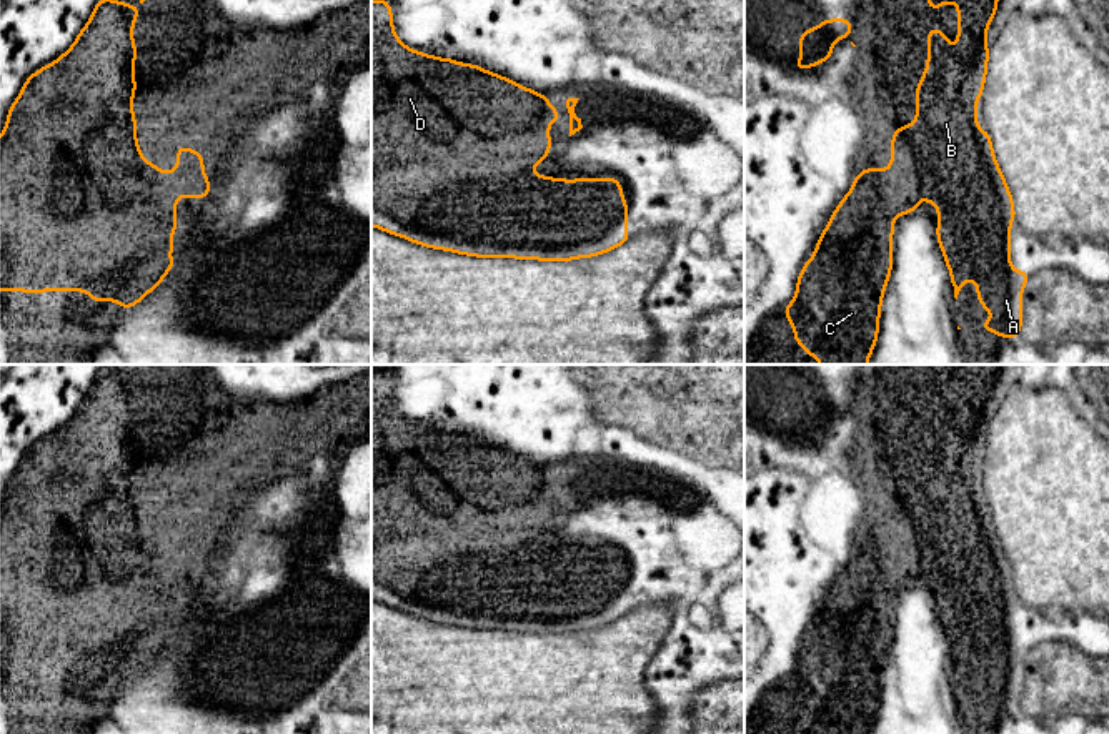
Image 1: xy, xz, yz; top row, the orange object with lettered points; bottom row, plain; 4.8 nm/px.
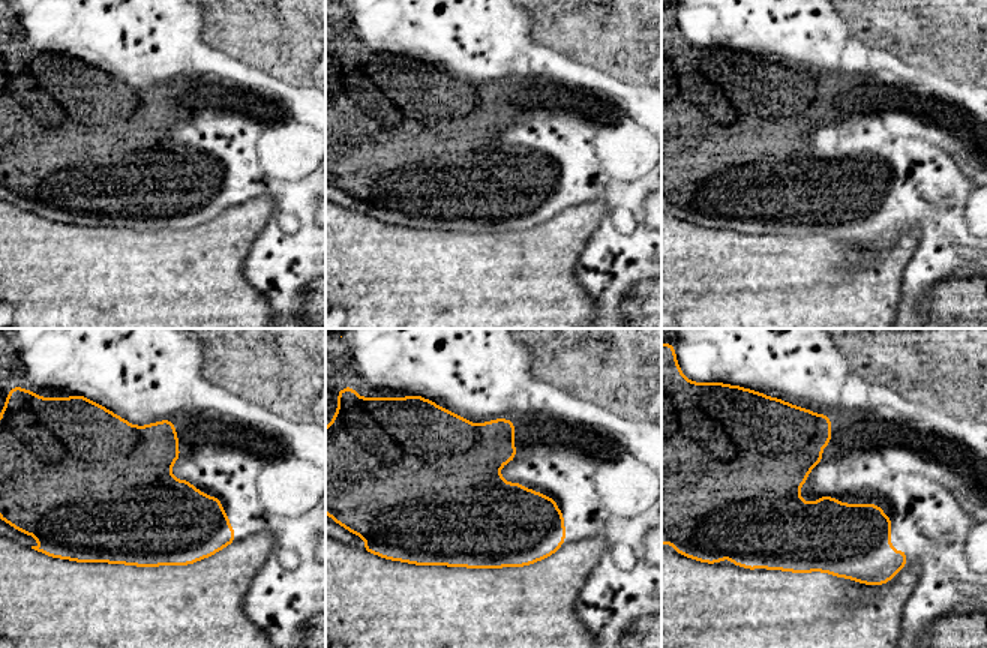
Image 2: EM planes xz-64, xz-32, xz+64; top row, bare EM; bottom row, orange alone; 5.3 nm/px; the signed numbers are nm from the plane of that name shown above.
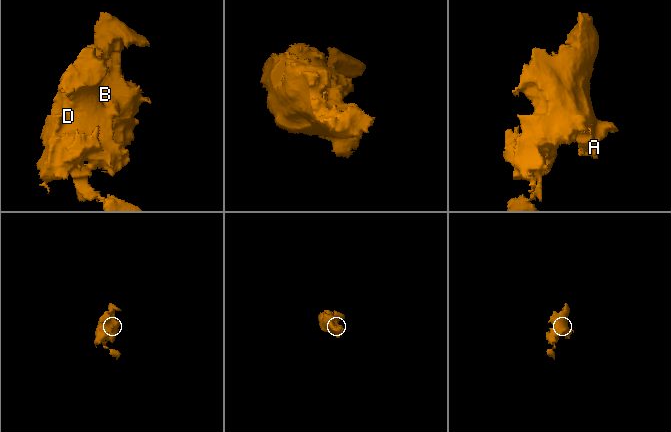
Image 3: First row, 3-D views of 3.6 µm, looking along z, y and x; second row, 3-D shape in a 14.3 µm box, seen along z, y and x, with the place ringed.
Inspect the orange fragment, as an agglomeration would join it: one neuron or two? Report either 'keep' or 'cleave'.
keep

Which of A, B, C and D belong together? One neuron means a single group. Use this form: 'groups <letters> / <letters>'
groups A B C D

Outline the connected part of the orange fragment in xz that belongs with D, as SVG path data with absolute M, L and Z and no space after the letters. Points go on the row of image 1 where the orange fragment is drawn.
M388 0L371 2L371 226L411 243L446 250L458 255L483 258L516 258L540 261L571 261L598 256L629 240L628 203L618 178L550 178L530 170L550 156L550 123L561 117L543 93L533 92L506 77L488 72L473 63L458 63L453 58L438 58L408 48L393 28L393 13Z

